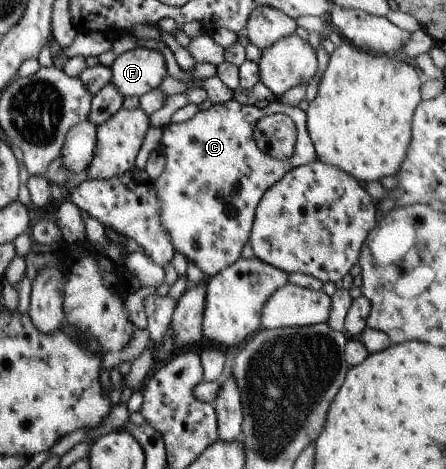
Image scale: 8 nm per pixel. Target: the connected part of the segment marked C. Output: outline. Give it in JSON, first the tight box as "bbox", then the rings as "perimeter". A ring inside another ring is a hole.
{"bbox":[153,98,316,277],"perimeter":[[[231,98],[225,103],[216,103],[208,109],[199,110],[184,122],[167,124],[162,129],[159,144],[164,157],[161,175],[153,180],[154,194],[160,207],[161,225],[167,230],[174,252],[182,253],[187,263],[196,265],[204,276],[211,277],[240,258],[241,247],[248,237],[255,217],[255,209],[264,193],[275,185],[291,168],[311,163],[316,159],[315,150],[306,130],[306,113],[298,106],[290,106],[273,99],[263,108],[239,104]],[[283,113],[292,119],[296,127],[296,142],[291,157],[278,160],[261,153],[252,138],[255,122],[263,116]]]}

